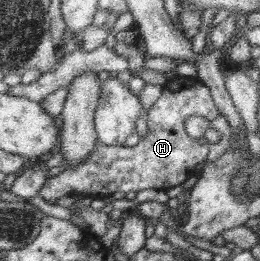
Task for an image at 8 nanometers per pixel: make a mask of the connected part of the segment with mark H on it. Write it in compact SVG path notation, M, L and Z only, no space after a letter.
M175 73L168 77L158 100L148 109L148 132L134 147L96 144L85 162L74 169L66 169L56 177L50 177L39 191L40 197L51 203L63 195L78 194L91 199L109 197L116 191L142 191L143 189L168 190L196 176L208 154L206 143L192 138L184 130L184 121L199 115L212 121L219 114L211 91L199 78L189 78Z

